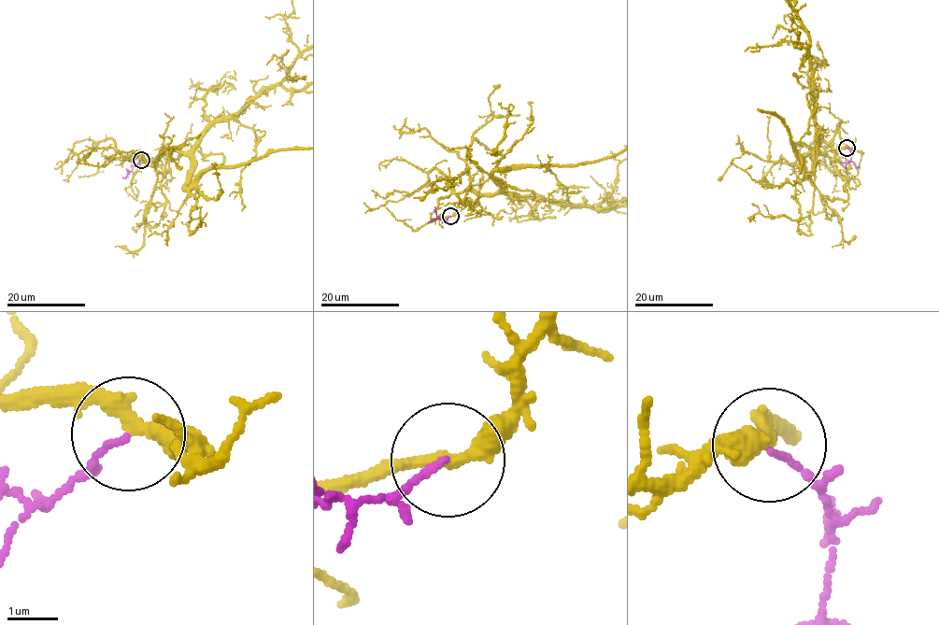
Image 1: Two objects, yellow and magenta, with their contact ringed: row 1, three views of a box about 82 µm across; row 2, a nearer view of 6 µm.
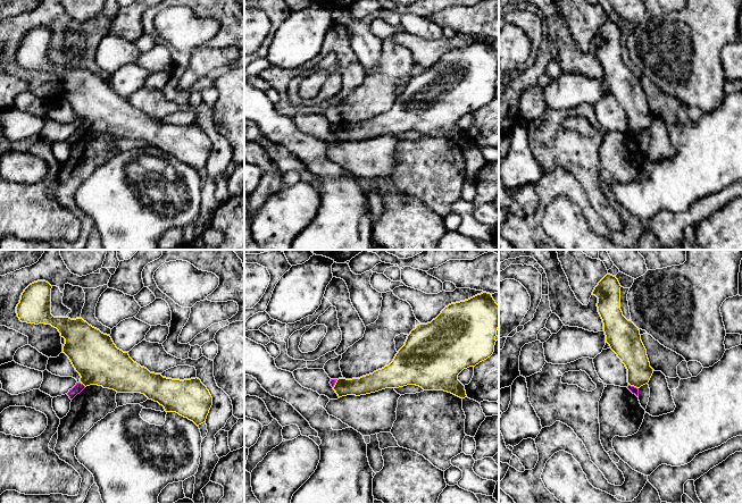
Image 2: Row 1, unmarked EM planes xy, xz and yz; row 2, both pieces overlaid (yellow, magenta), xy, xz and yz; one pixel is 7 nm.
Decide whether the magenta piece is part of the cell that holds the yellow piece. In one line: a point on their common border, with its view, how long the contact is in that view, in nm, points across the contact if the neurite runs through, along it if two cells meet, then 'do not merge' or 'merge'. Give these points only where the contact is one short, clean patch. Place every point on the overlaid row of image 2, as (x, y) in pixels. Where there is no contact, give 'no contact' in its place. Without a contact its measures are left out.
xy (83, 384) | 50 nm | along xy (80, 383), (85, 386) | do not merge

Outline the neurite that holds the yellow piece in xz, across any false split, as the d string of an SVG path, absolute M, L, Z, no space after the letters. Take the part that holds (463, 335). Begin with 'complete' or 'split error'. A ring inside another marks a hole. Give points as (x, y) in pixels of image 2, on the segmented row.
complete; M483 292L468 300L451 303L431 322L417 325L389 366L360 378L339 378L333 389L342 397L416 385L424 390L444 390L465 398L465 386L458 380L458 375L493 354L498 328L499 304L492 294Z

